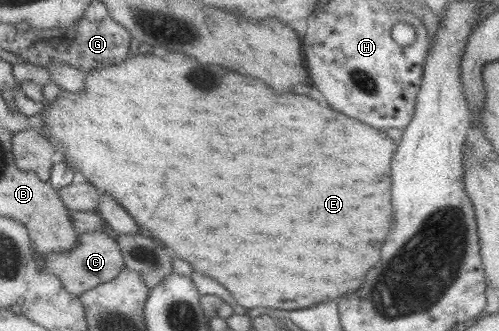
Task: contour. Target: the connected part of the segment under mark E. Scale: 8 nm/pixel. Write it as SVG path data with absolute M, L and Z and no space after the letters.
M151 51L134 55L129 59L126 58L121 64L108 64L101 68L95 68L94 70L87 72L85 79L86 88L84 88L83 92L78 92L77 95L75 95L73 92L67 92L62 89L59 97L53 101L51 105L47 104L47 102L43 102L45 108L41 111L41 116L45 119L45 127L48 129L47 138L51 138L62 145L65 149L65 162L85 176L88 183L95 185L101 192L107 193L109 196L114 196L115 200L117 200L117 202L135 218L135 222L141 224L143 228L151 230L151 234L153 234L155 238L163 240L167 246L173 246L175 250L181 248L181 260L187 260L187 262L193 266L193 270L197 270L197 272L201 272L201 274L205 274L205 276L215 278L219 284L223 284L223 286L233 294L233 298L238 304L247 309L257 308L257 306L263 304L267 309L280 308L285 310L299 310L299 308L317 306L317 304L323 302L323 300L333 300L333 298L345 296L345 294L349 294L349 292L357 292L357 290L363 286L363 282L365 282L365 278L367 278L367 272L369 272L373 266L379 264L379 260L381 260L381 244L383 244L383 240L385 240L385 238L389 236L389 232L391 232L391 220L393 220L393 204L391 204L391 184L393 184L393 180L391 180L391 160L393 160L395 150L398 149L398 141L389 138L385 131L371 128L367 124L359 122L357 119L351 120L349 116L343 116L341 112L335 112L333 108L323 108L319 102L315 102L315 100L309 98L309 96L293 94L293 92L291 92L291 94L275 94L275 92L271 92L271 88L269 88L265 82L255 80L253 76L243 76L243 74L237 74L237 72L229 72L227 68L223 68L223 74L219 74L219 78L217 78L217 74L215 74L215 72L209 72L205 64L201 64L201 62L197 62L195 58L189 58L189 56L185 56L185 54L169 54L169 56L165 56L165 58L159 58L159 56L149 56L149 52Z

